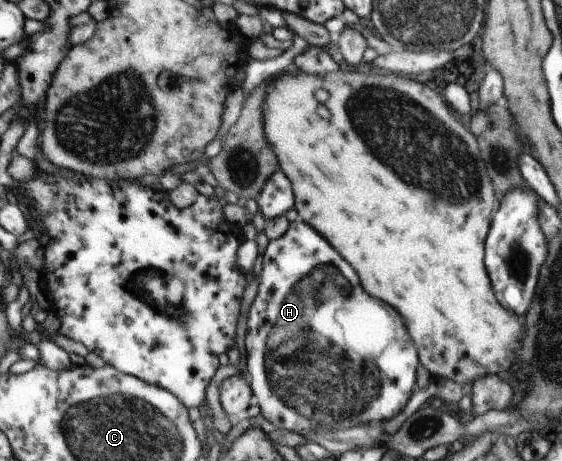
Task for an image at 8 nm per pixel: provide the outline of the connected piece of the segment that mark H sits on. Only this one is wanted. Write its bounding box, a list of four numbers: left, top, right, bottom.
[245,219,420,433]

